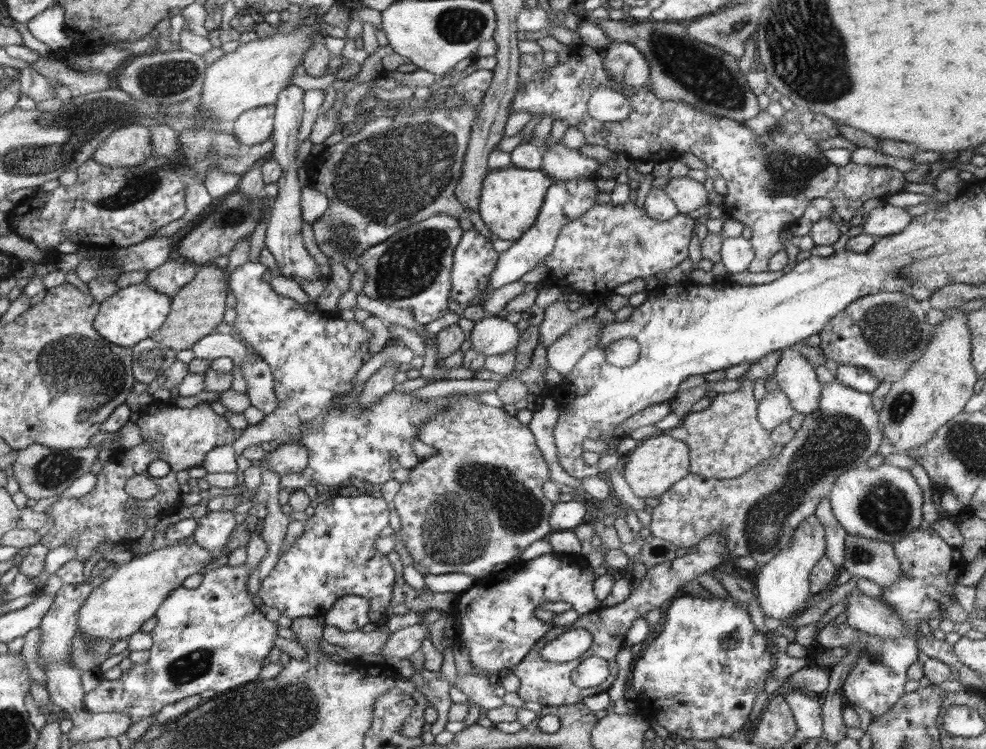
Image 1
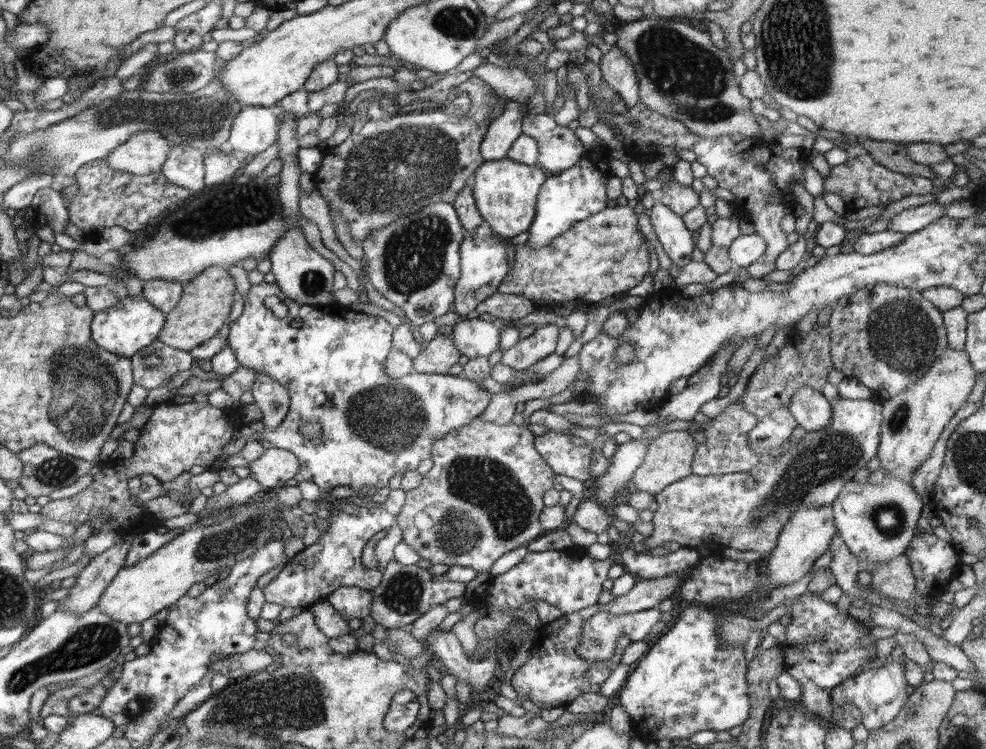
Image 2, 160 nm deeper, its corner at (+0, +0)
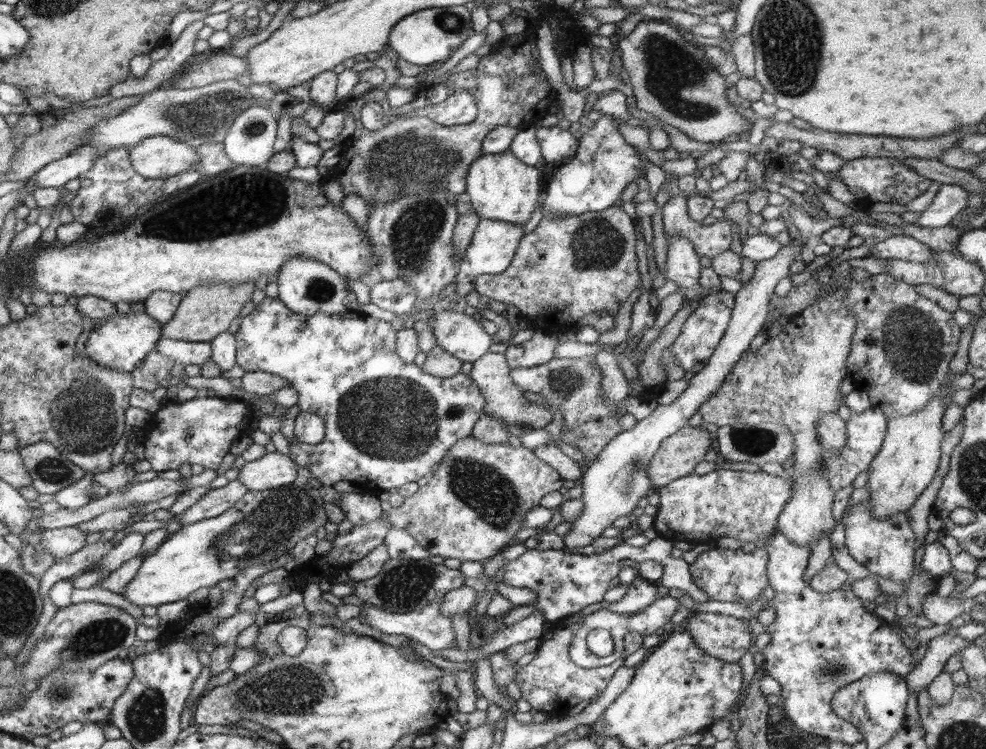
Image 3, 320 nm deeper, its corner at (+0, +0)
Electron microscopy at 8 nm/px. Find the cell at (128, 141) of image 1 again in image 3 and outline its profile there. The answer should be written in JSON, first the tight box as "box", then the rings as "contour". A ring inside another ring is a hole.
{"box":[130,136,200,179],"contour":[[[154,136],[130,148],[130,164],[142,176],[151,179],[170,178],[200,166],[195,148],[173,137]]]}

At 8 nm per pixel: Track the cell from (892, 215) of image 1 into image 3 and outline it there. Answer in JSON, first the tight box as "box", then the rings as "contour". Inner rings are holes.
{"box":[916,184,970,228],"contour":[[[941,184],[928,208],[922,211],[916,225],[924,228],[940,228],[951,224],[956,214],[968,205],[970,193],[956,184]]]}

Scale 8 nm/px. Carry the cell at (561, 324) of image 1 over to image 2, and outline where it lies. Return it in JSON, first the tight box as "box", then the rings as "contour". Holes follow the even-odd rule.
{"box":[500,324,560,371],"contour":[[[551,324],[537,328],[532,335],[520,339],[516,346],[502,350],[500,363],[517,371],[534,366],[556,350],[556,341],[560,334],[558,329],[556,325]]]}

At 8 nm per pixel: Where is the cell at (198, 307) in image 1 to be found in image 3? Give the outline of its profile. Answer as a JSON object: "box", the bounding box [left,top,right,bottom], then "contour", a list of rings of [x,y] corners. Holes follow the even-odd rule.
{"box":[162,283,254,342],"contour":[[[217,283],[206,287],[197,287],[183,295],[174,316],[170,322],[163,325],[162,337],[172,337],[174,340],[210,342],[218,334],[226,332],[240,310],[246,306],[254,292],[254,284]]]}

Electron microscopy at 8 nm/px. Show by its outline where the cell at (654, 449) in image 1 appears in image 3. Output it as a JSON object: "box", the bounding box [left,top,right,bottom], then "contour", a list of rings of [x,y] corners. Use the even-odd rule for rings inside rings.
{"box":[648,424,715,491],"contour":[[[689,424],[664,439],[648,467],[650,482],[656,491],[672,480],[692,474],[708,449],[715,445],[714,436],[707,430]]]}

